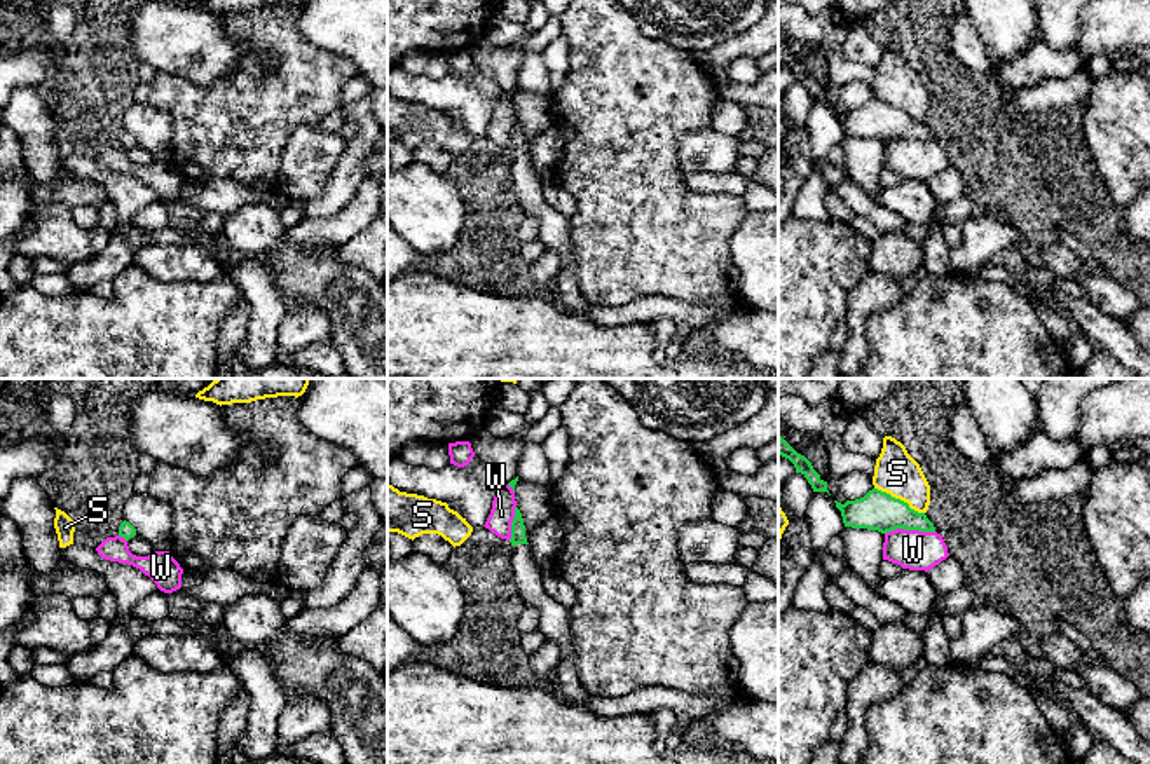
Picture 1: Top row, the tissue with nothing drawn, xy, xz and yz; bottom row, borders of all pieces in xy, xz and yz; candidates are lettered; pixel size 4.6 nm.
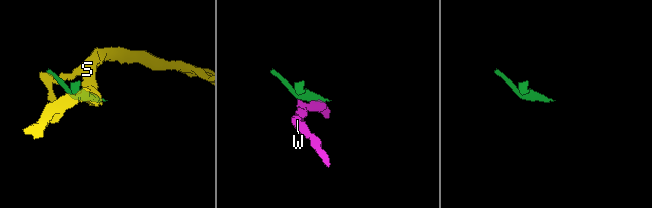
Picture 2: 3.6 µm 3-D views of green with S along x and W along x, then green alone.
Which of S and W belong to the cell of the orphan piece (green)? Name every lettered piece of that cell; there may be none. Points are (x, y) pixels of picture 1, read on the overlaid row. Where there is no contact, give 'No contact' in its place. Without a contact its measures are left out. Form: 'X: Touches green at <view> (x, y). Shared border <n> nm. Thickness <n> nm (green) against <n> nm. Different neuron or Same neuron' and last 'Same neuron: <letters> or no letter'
S: Touches green at yz (899, 499). Shared border 260 nm. Thickness 180 nm (green) against 200 nm. Different neuron
W: Touches green at yz (910, 529). Shared border 240 nm. Thickness 180 nm (green) against 180 nm. Different neuron
Same neuron: no letter

